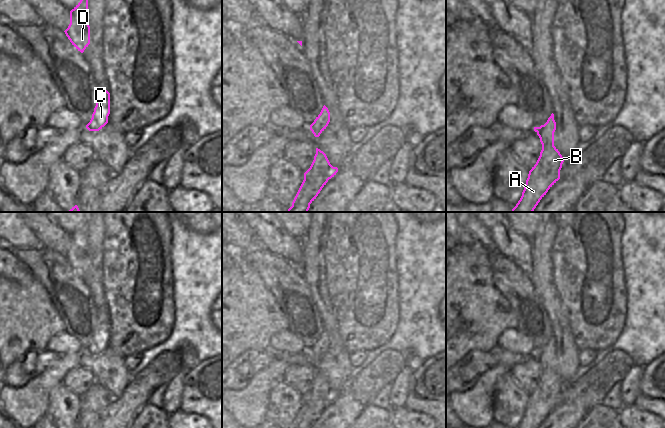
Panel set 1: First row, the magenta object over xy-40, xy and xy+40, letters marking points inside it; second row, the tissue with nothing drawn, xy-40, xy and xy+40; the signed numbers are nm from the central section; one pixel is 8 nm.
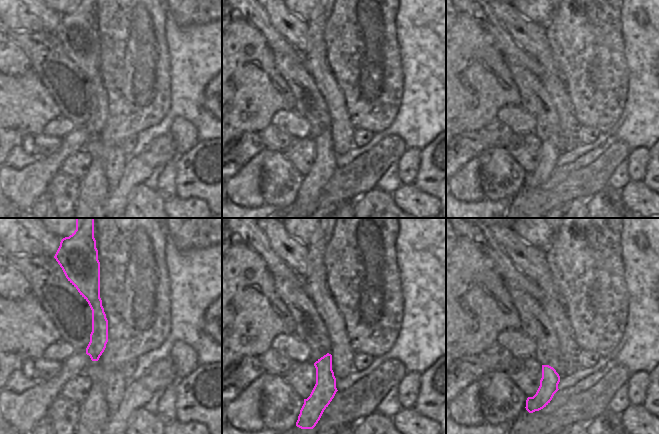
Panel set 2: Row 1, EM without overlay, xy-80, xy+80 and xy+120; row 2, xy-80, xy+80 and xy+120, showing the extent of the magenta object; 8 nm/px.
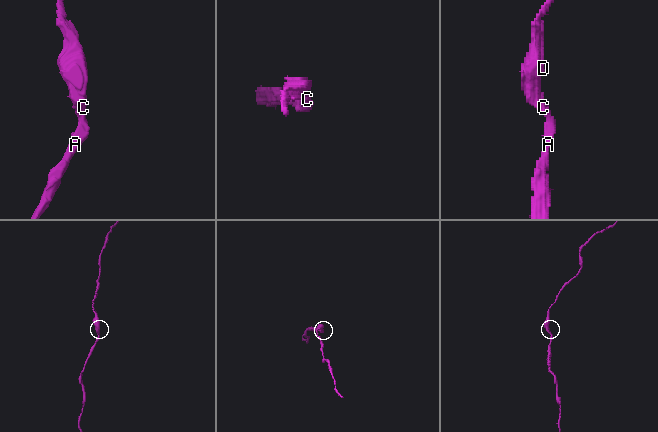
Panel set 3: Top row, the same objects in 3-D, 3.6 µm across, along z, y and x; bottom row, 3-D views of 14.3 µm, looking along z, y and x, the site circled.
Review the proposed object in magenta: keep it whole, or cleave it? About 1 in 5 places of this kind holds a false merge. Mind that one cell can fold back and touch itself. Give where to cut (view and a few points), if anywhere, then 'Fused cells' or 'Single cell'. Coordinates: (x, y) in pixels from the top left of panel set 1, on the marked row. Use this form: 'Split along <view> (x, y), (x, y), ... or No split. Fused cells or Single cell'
No split. Single cell

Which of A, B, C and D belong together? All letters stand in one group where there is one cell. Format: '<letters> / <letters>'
A B C D

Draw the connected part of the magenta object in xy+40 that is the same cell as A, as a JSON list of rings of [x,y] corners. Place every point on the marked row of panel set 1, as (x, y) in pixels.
[[[553,113],[544,125],[534,127],[542,150],[536,164],[529,171],[522,196],[512,212],[533,212],[548,190],[560,179],[564,158],[554,146],[555,130]]]

